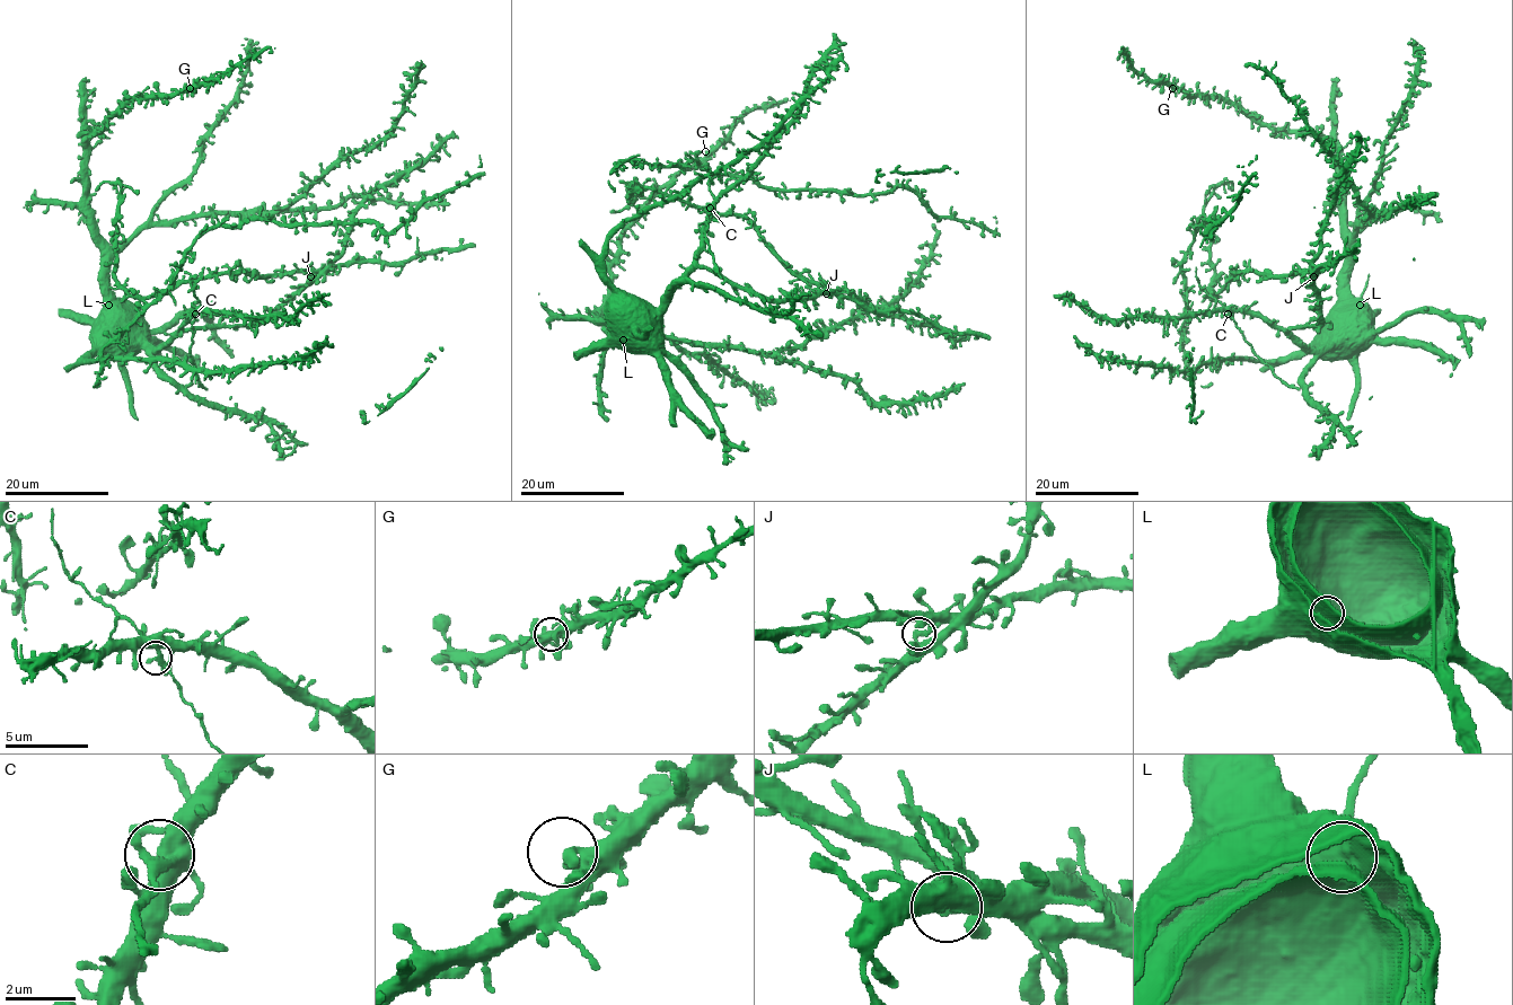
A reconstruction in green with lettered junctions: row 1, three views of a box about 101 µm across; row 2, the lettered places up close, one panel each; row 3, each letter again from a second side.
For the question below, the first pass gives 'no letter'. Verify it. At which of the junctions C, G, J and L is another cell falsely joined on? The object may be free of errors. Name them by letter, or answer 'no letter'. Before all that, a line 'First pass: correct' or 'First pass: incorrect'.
First pass: incorrect
J

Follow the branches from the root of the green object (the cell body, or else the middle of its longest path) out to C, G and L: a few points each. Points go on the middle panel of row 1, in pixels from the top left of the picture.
C: (786, 298), (755, 296), (697, 264), (701, 231), (710, 208)
G: (786, 298), (755, 296), (696, 267), (658, 311), (640, 311), (622, 326), (604, 324), (622, 231), (705, 151)
L: (786, 298), (755, 296), (712, 271), (696, 267), (658, 315), (645, 318), (623, 340)

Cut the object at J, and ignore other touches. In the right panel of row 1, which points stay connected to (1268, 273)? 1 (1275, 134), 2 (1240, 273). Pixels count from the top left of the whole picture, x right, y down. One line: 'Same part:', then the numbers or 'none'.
Same part: 2

